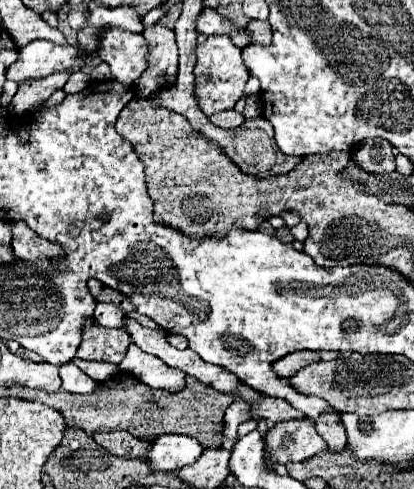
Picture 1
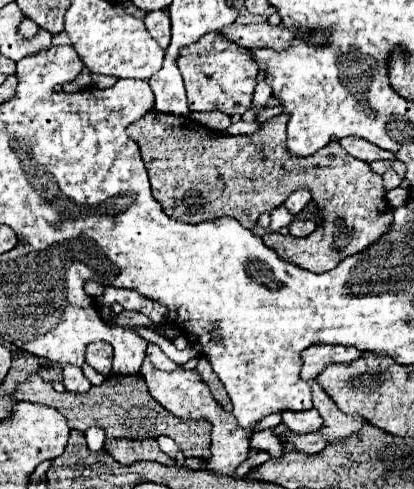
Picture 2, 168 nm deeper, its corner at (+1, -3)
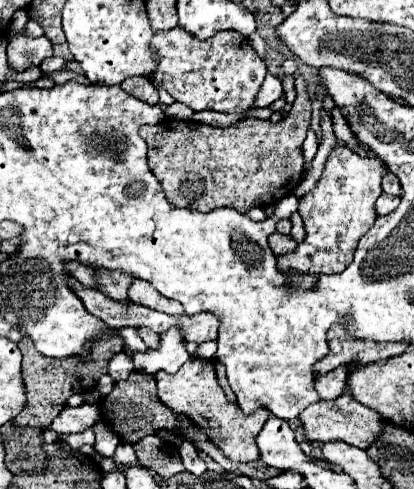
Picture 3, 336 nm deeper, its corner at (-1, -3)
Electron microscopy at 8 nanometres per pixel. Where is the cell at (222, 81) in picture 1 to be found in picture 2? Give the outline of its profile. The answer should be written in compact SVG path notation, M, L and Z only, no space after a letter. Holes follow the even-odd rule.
M206 34L198 42L180 48L176 60L186 92L188 92L188 108L192 112L212 112L220 110L226 114L244 114L252 106L252 94L258 78L258 64L252 52L224 38L222 34Z

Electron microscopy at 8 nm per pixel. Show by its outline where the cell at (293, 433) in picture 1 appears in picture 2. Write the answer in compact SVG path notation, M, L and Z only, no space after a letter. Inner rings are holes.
M312 432L312 434L306 434L306 436L286 434L286 436L282 436L282 440L286 440L288 446L292 446L294 450L300 450L304 454L318 454L328 446L326 438L318 432Z

